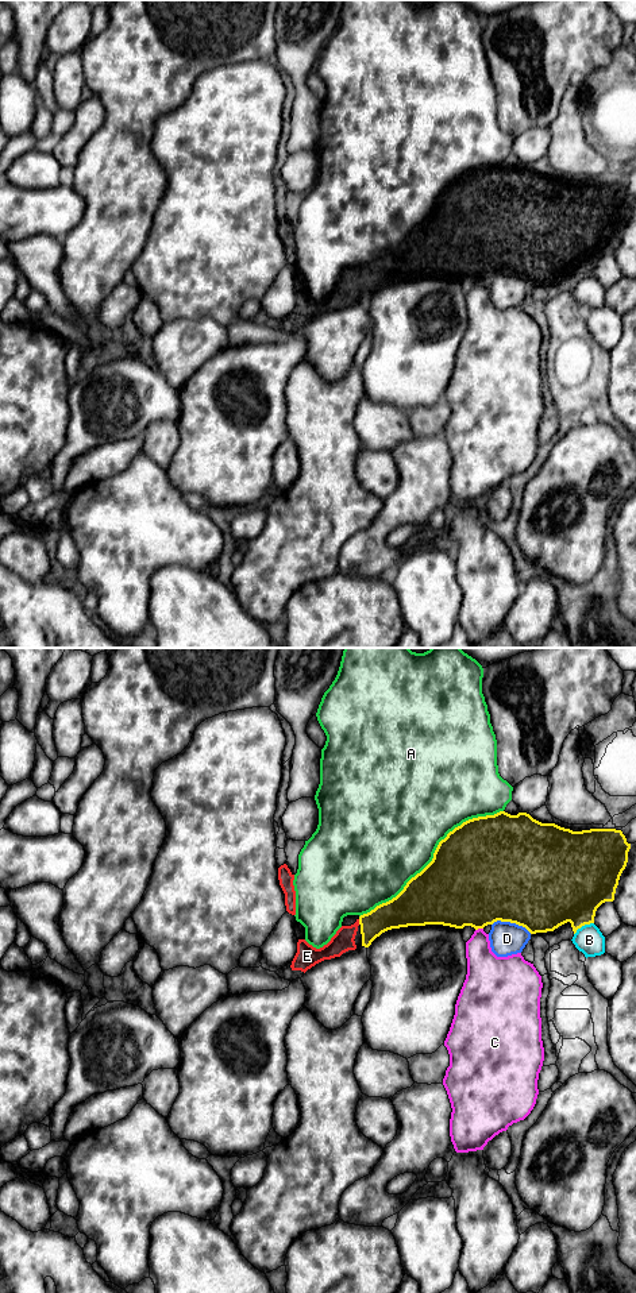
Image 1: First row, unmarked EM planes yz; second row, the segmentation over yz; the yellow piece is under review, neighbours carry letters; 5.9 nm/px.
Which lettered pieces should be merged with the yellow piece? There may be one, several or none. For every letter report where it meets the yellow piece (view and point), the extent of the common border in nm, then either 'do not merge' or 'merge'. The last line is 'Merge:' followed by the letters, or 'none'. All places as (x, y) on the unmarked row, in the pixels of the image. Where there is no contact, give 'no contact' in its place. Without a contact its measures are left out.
A: contact yz (434, 208); length 1050 nm; do not merge
B: contact yz (582, 277); length 140 nm; do not merge
C: contact yz (478, 280); length 50 nm; do not merge
D: contact yz (512, 274); length 240 nm; do not merge
E: contact yz (359, 274); length 30 nm; merge
Merge: E

